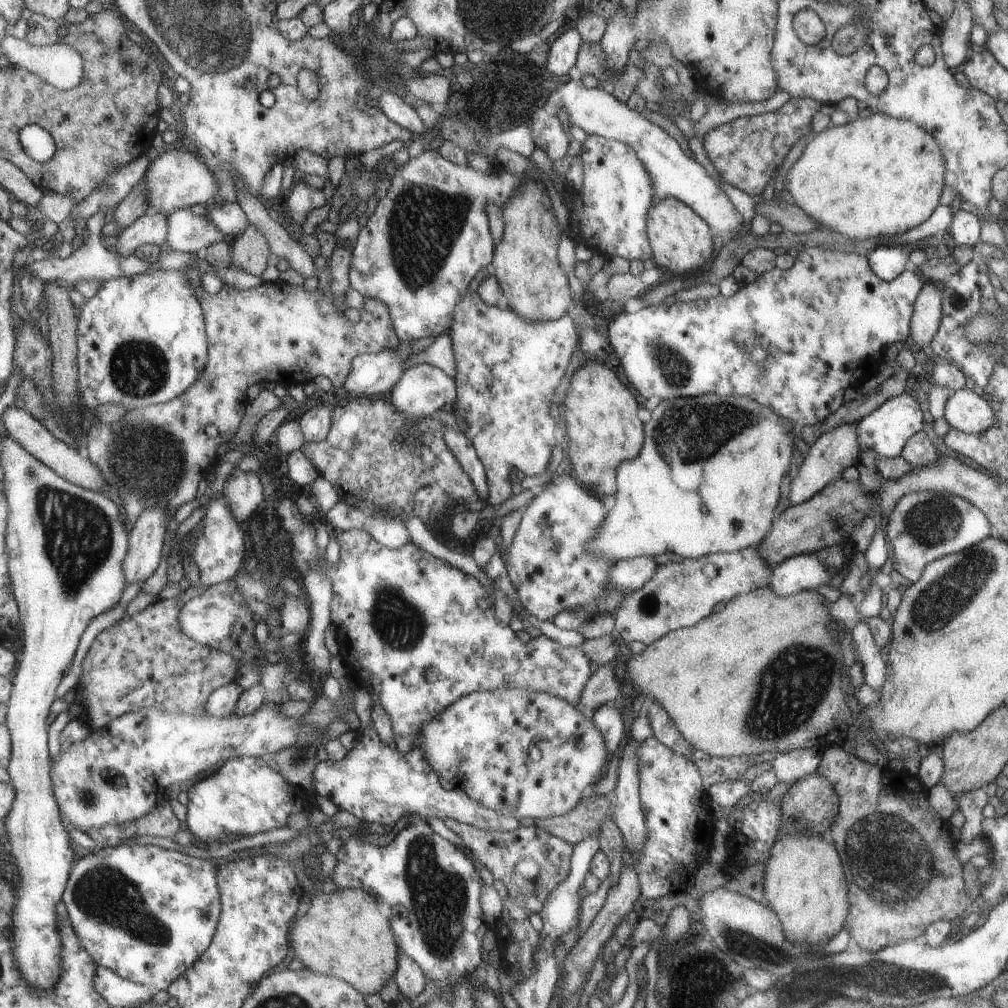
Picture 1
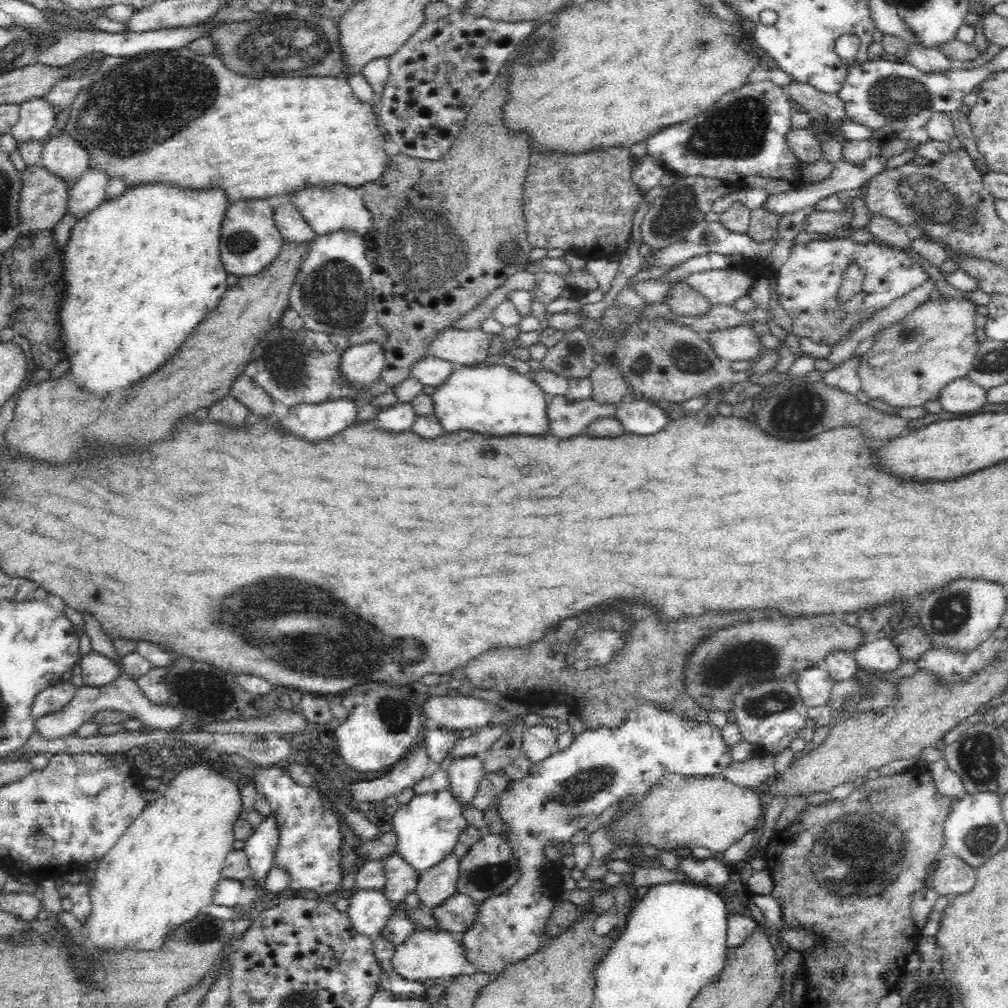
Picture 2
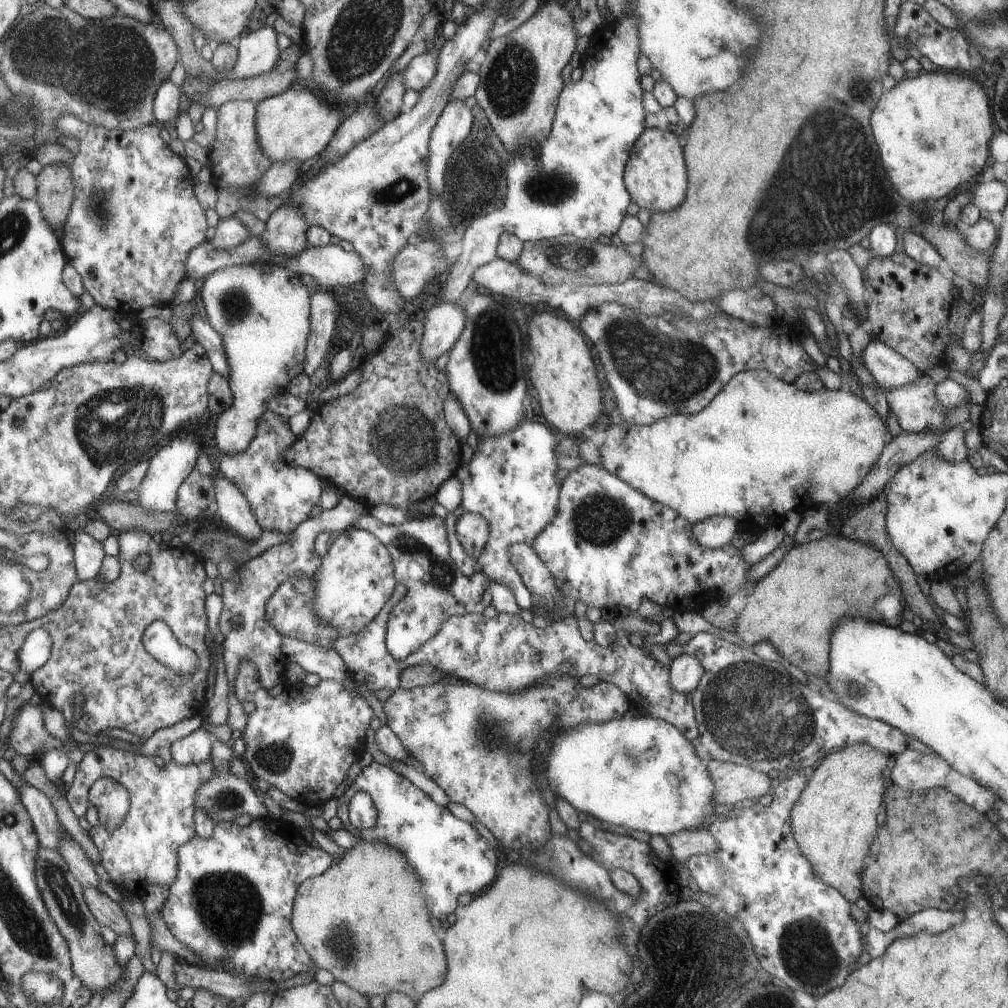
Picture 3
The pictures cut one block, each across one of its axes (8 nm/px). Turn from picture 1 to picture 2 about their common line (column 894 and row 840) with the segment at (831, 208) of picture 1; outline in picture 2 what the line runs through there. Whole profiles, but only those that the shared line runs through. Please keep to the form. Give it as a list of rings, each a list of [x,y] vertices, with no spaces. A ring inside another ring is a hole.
[[[194,766],[194,768],[186,768],[182,770],[174,782],[168,784],[168,790],[164,794],[164,798],[158,798],[158,800],[152,801],[152,804],[146,808],[131,823],[126,829],[126,834],[122,834],[122,837],[116,842],[116,845],[99,860],[92,880],[88,884],[88,896],[91,898],[92,912],[88,916],[84,923],[84,930],[86,938],[92,942],[92,946],[97,947],[99,951],[151,951],[158,950],[158,946],[162,946],[162,942],[166,940],[166,934],[170,934],[170,930],[176,930],[176,928],[183,926],[188,922],[192,922],[194,918],[200,915],[204,905],[209,904],[213,899],[213,894],[218,882],[223,878],[223,864],[228,857],[228,854],[233,850],[233,842],[235,841],[233,836],[233,824],[237,822],[242,809],[242,800],[240,800],[240,792],[238,792],[236,784],[230,782],[228,778],[224,778],[222,774],[214,772],[210,766]]]

